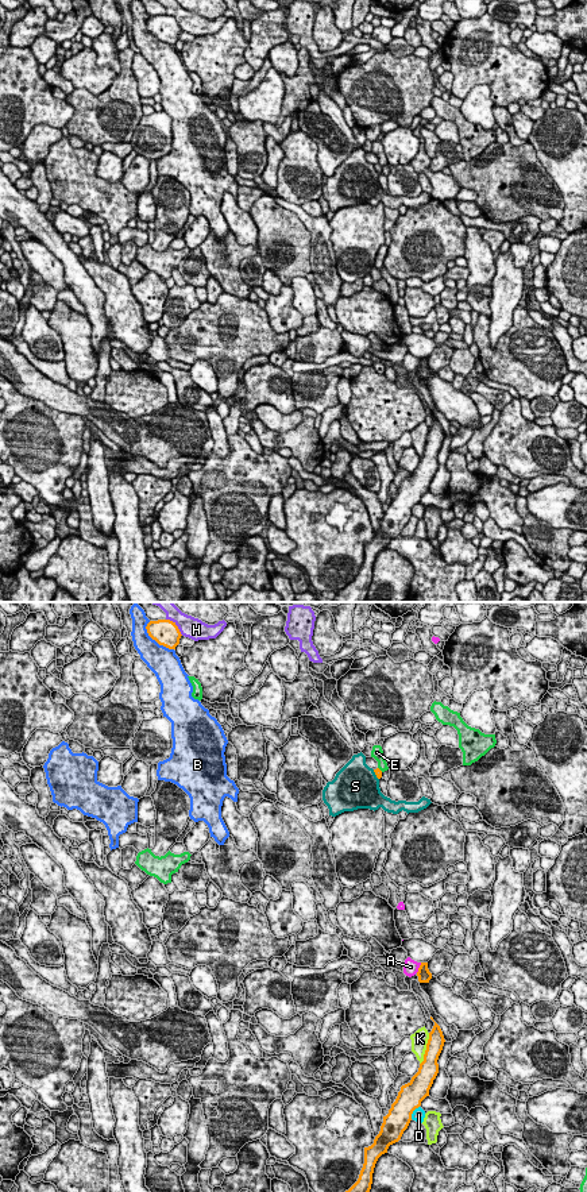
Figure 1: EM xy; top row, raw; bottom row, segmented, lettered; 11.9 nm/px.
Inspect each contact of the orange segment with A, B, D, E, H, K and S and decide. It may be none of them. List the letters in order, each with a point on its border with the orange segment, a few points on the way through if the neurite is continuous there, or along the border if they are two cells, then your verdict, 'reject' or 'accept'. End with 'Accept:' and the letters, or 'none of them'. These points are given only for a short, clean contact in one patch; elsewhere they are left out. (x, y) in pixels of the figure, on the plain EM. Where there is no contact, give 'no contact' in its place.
A: contact xy (418, 363); border xy (421, 358), (416, 367); reject
B: contact xy (154, 34); reject
D: contact xy (412, 508); border xy (418, 501), (410, 513); reject
E: contact xy (379, 165); reject
H: contact xy (176, 20); border xy (166, 14), (182, 30); reject
K: contact xy (427, 444); reject
S: contact xy (375, 169); reject
Accept: none of them

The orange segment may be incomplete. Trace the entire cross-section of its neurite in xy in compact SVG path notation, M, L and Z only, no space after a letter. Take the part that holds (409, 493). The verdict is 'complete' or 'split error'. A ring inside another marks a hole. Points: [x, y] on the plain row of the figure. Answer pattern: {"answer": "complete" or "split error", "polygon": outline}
{"answer": "complete", "polygon": "M435 417L418 467L408 479L401 482L389 509L383 512L381 526L375 532L374 539L364 543L364 559L358 576L348 586L336 593L333 602L363 602L366 599L378 553L387 548L390 540L401 535L412 516L413 506L421 501L421 497L426 491L429 491L429 485L439 468L437 455L444 437L443 427Z"}

